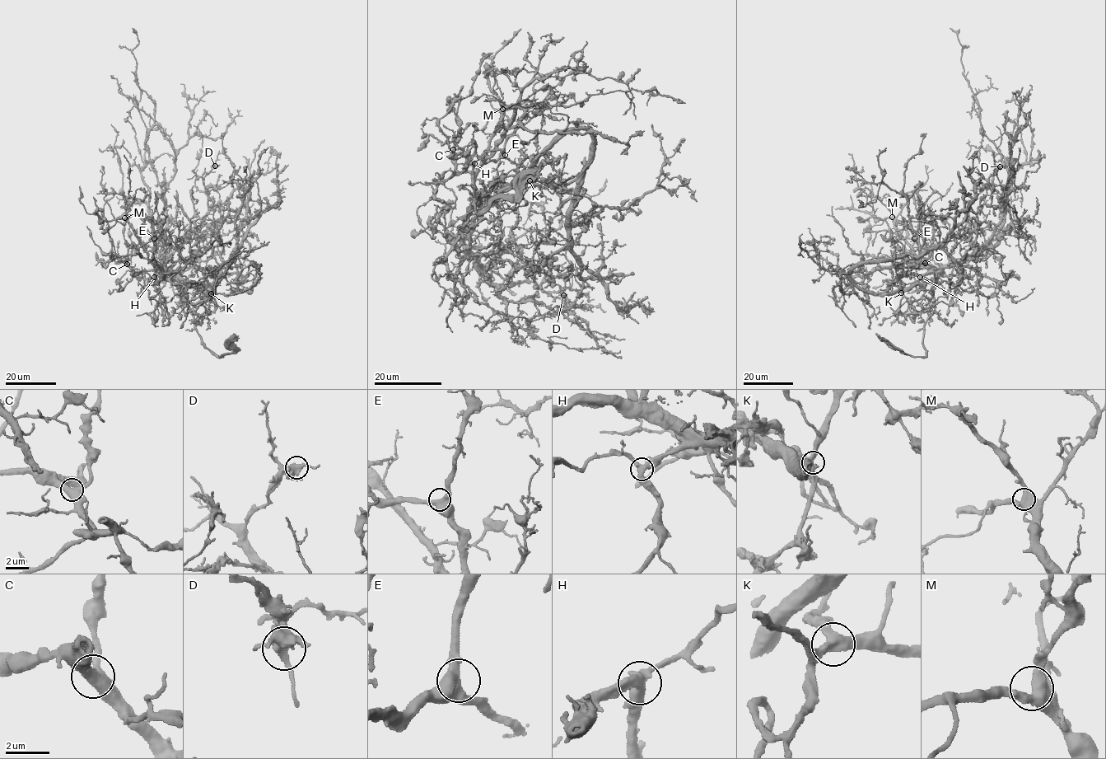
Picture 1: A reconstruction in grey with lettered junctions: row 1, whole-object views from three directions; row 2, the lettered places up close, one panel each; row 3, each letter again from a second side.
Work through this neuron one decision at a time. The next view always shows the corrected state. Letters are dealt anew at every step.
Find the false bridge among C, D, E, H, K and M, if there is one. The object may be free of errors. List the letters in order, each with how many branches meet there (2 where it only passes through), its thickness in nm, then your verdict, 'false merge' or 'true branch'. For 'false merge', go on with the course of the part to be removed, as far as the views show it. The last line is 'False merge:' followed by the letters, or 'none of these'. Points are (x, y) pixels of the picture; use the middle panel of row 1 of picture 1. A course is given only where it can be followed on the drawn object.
C: 3 branches meet; 440 nm thick; true branch
D: 3 branches meet; 440 nm thick; true branch
E: 3 branches meet; 480 nm thick; true branch
H: 3 branches meet; 440 nm thick; true branch
K: 3 branches meet; 400 nm thick; true branch
M: 3 branches meet; 480 nm thick; true branch
False merge: none of these

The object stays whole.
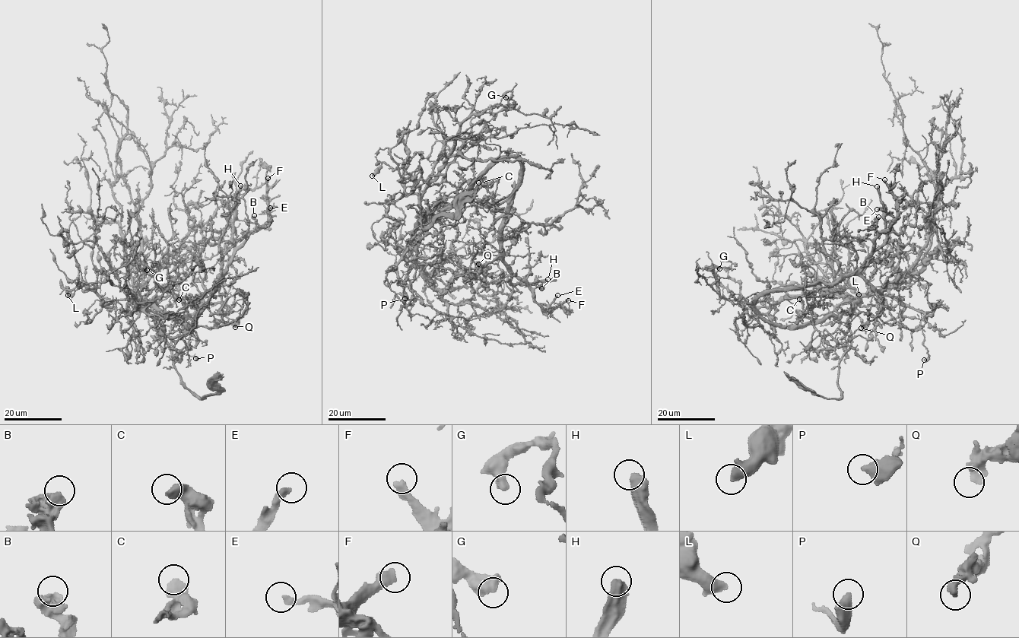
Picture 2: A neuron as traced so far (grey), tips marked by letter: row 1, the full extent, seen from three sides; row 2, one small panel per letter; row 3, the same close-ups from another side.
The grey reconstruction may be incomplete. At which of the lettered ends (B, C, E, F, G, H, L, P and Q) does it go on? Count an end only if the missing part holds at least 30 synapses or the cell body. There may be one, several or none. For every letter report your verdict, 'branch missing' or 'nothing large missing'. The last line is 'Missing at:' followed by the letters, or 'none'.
B: nothing large missing
C: nothing large missing
E: branch missing
F: branch missing
G: nothing large missing
H: branch missing
L: nothing large missing
P: nothing large missing
Q: nothing large missing
Missing at: E, F, H

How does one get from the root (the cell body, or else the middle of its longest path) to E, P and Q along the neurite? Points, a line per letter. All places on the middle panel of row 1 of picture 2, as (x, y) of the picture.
E: (423, 213), (449, 210), (462, 196), (487, 205), (506, 201), (502, 240), (507, 265), (543, 308), (557, 295)
P: (423, 213), (397, 265), (398, 282), (391, 281), (389, 286), (401, 300), (403, 302), (404, 298)
Q: (423, 213), (449, 210), (462, 196), (507, 202), (499, 255), (471, 276), (478, 264)

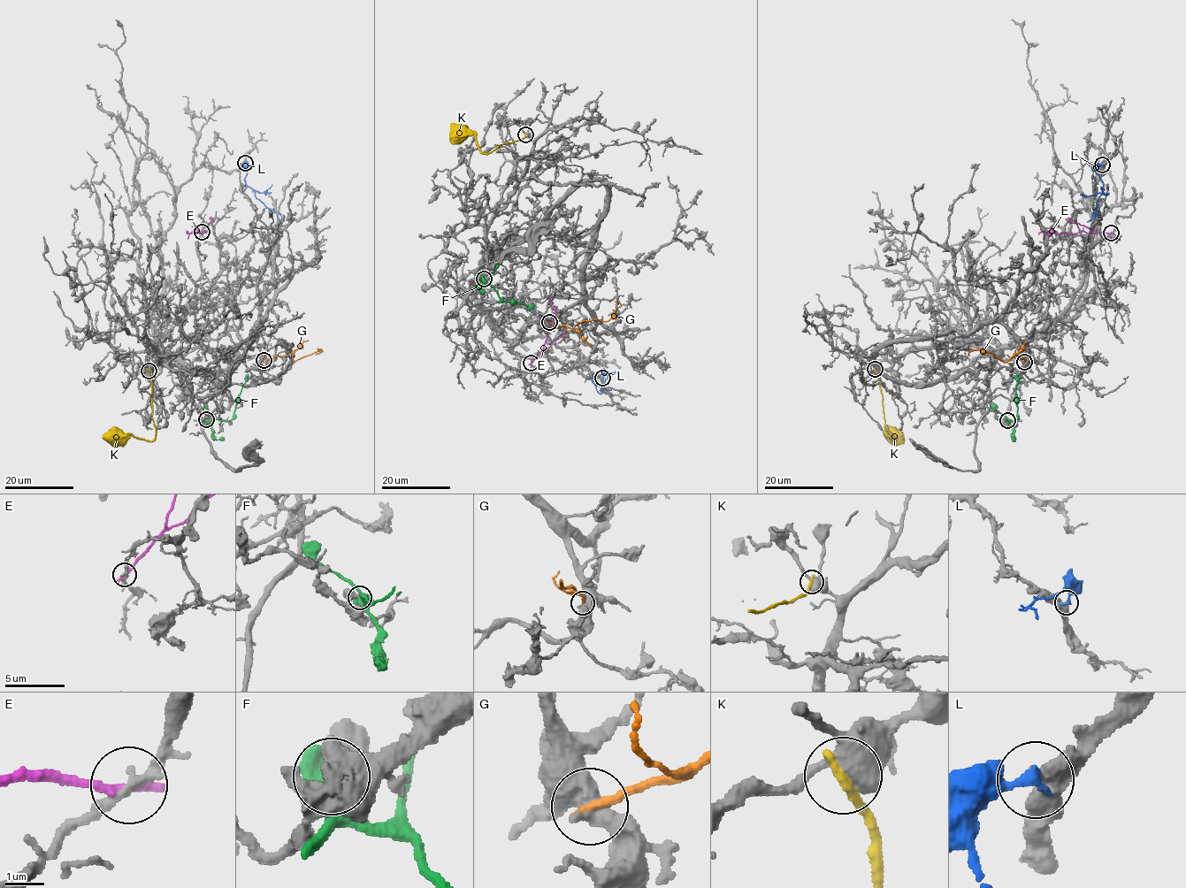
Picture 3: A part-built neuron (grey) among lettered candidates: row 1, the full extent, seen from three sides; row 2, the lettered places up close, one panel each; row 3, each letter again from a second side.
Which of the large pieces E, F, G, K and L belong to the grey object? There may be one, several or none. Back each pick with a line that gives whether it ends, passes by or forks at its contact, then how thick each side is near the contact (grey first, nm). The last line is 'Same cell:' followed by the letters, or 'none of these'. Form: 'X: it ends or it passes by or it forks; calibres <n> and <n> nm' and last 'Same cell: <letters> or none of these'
Same cell: none of these

